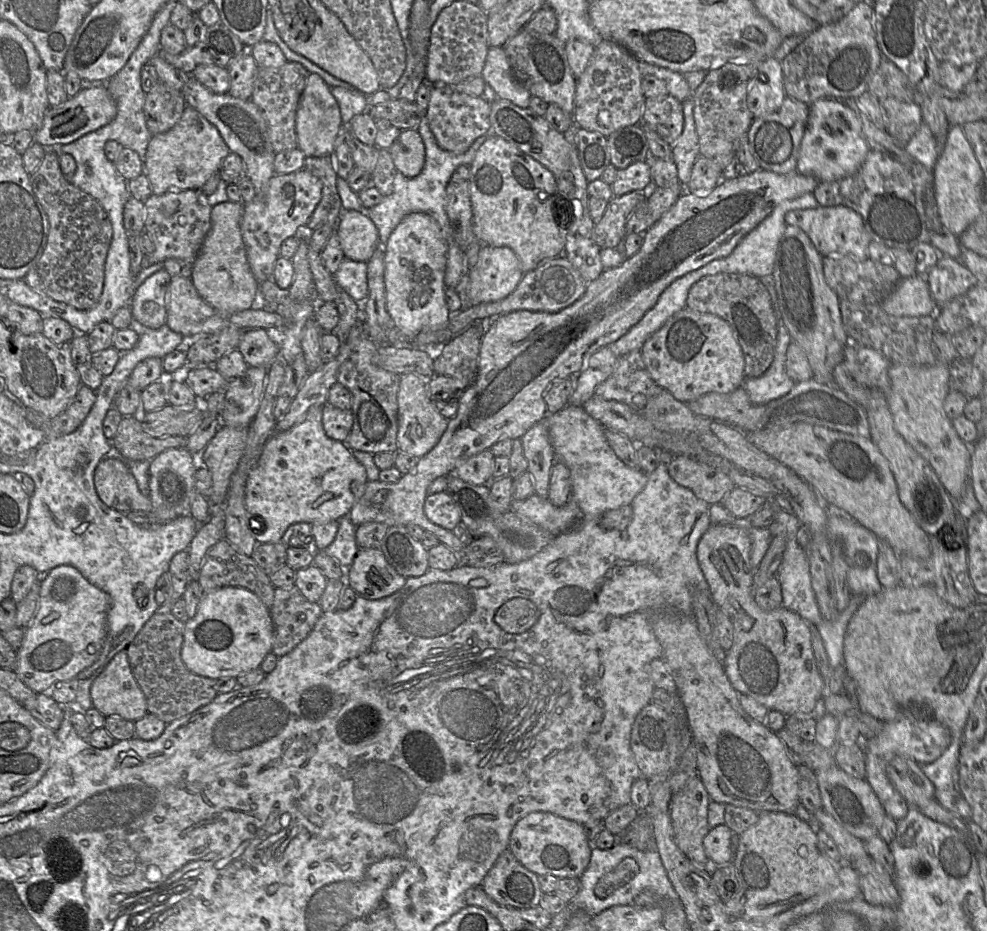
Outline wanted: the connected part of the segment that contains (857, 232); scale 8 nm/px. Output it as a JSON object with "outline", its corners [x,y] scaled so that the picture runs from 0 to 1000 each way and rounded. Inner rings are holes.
{"outline":[[[857,221],[829,222],[827,224],[803,226],[795,231],[795,240],[812,246],[820,255],[834,276],[862,276],[869,279],[880,278],[879,252],[873,233]]]}

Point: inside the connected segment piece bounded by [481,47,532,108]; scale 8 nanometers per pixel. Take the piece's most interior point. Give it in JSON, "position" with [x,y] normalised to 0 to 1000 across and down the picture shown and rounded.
{"position":[504,77]}

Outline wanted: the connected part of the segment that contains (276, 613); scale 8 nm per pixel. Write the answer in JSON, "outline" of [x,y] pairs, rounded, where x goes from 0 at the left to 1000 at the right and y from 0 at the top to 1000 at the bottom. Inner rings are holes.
{"outline":[[[299,628],[279,632],[273,657],[277,668],[276,700],[283,707],[304,692],[327,660],[323,648],[312,646]]]}

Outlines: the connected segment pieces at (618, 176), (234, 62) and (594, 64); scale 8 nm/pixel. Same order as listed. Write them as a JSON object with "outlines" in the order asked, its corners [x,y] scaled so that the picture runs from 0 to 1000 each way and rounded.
{"outlines":[[[[645,173],[633,180],[624,182],[623,192],[619,198],[622,211],[640,205],[657,205],[661,201],[661,189],[657,173]]],[[[247,49],[244,58],[233,64],[229,71],[232,83],[231,100],[241,106],[253,107],[261,70],[256,62],[254,52]]],[[[610,42],[603,50],[592,77],[584,85],[581,112],[581,130],[583,135],[596,141],[607,142],[615,147],[633,135],[648,133],[653,108],[649,85],[647,64],[626,46]]]]}

